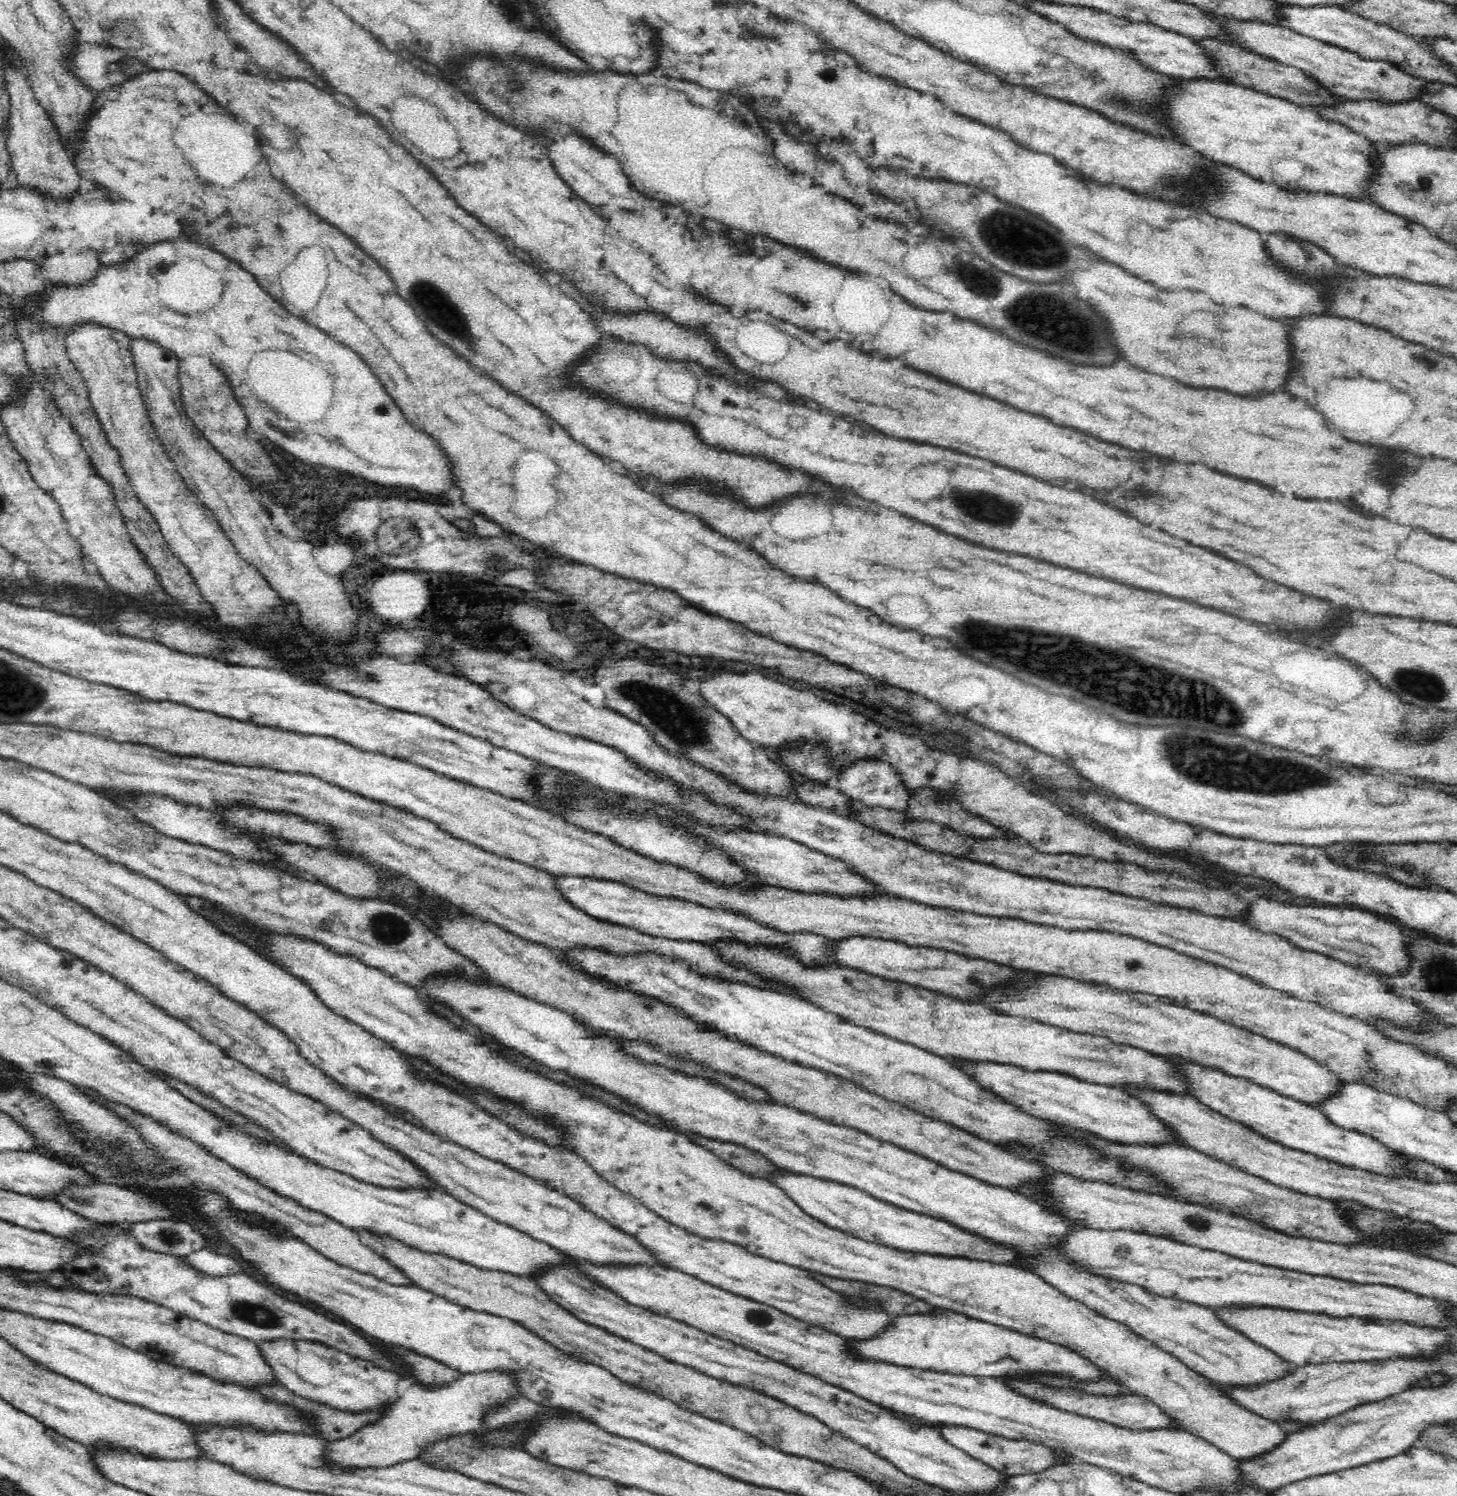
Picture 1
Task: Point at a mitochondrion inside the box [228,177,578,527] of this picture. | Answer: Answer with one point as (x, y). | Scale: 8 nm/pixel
(432, 299)

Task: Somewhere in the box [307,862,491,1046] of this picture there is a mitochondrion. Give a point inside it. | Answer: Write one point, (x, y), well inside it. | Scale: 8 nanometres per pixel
(389, 930)

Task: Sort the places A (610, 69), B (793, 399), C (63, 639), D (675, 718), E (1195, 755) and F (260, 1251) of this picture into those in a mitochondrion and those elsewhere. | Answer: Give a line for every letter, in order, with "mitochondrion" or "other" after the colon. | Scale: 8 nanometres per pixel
A: other
B: other
C: other
D: mitochondrion
E: mitochondrion
F: other

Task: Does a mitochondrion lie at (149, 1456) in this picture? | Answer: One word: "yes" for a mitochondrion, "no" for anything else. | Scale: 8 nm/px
no

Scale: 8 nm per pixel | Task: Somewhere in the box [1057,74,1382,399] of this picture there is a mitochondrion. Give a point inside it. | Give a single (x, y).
(1116, 100)

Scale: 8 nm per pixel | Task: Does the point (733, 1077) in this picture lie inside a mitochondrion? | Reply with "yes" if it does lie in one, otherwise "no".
no

